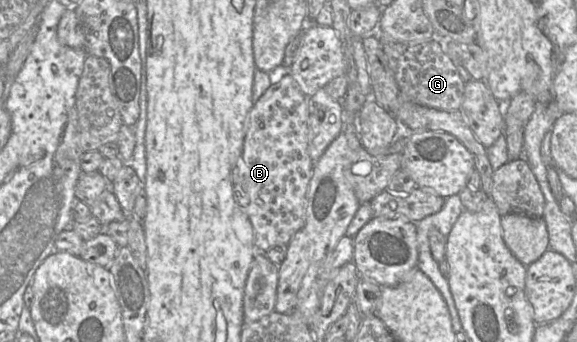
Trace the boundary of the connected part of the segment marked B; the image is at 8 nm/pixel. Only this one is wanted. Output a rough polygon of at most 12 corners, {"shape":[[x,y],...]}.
{"shape":[[290,73],[246,117],[230,172],[257,251],[305,223],[308,97]]}

